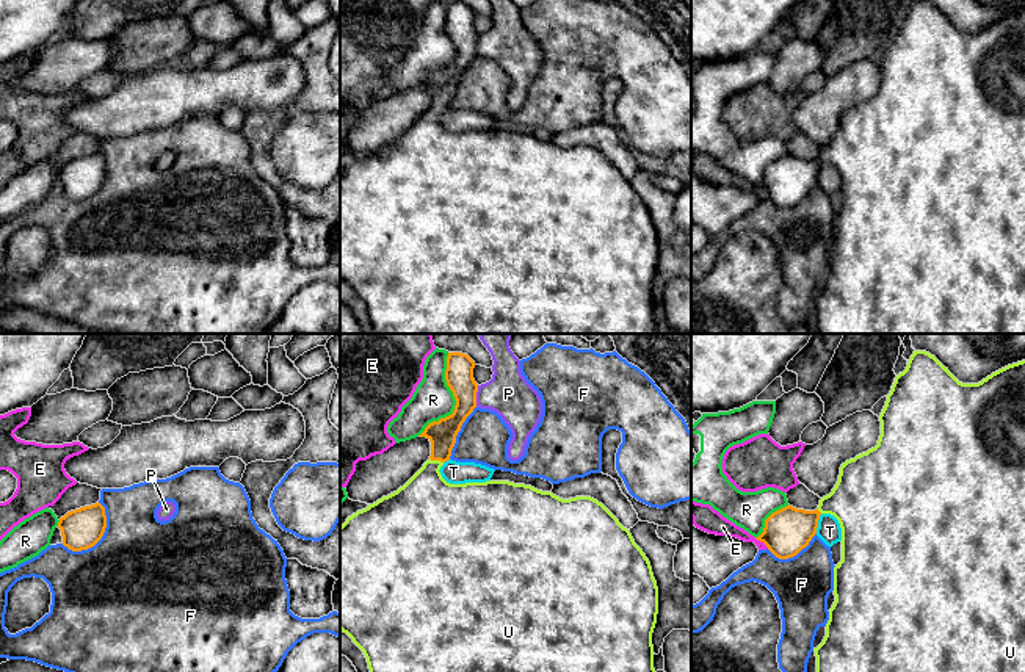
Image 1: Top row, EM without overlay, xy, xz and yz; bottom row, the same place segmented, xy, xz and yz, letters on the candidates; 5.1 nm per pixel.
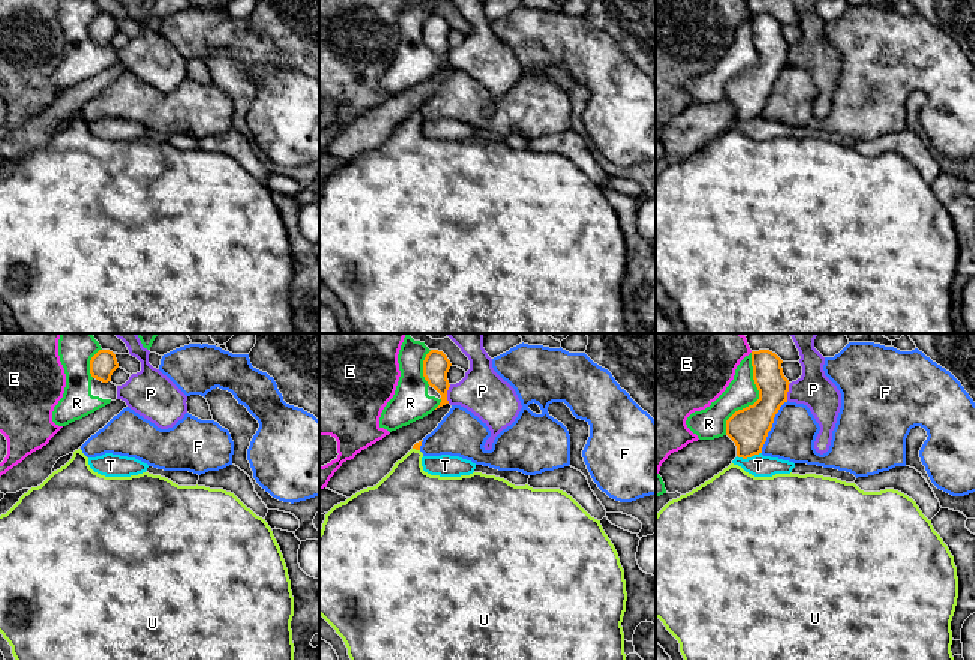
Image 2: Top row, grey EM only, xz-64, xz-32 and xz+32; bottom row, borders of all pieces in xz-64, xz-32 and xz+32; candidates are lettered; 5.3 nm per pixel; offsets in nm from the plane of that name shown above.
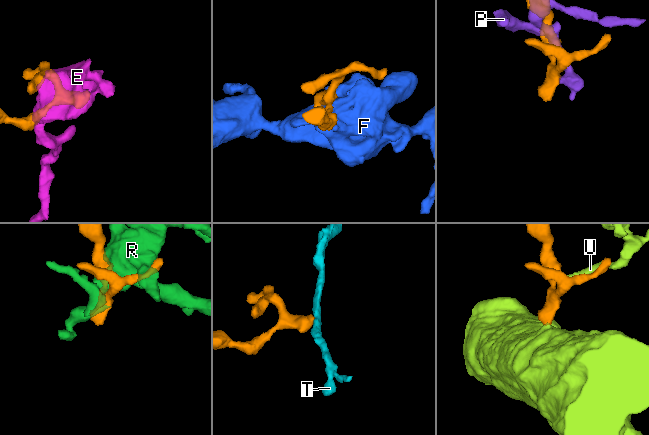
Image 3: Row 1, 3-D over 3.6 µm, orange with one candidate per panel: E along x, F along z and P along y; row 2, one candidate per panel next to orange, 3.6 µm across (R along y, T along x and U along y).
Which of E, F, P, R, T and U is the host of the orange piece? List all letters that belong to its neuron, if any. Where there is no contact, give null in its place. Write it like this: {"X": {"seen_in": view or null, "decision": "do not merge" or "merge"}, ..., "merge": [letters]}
{"E": {"seen_in": "yz", "decision": "do not merge"}, "F": {"seen_in": "xy", "decision": "do not merge"}, "P": {"seen_in": "xz", "decision": "do not merge"}, "R": {"seen_in": "xz", "decision": "do not merge"}, "T": {"seen_in": "yz", "decision": "do not merge"}, "U": {"seen_in": "xz", "decision": "merge"}, "merge": ["U"]}

